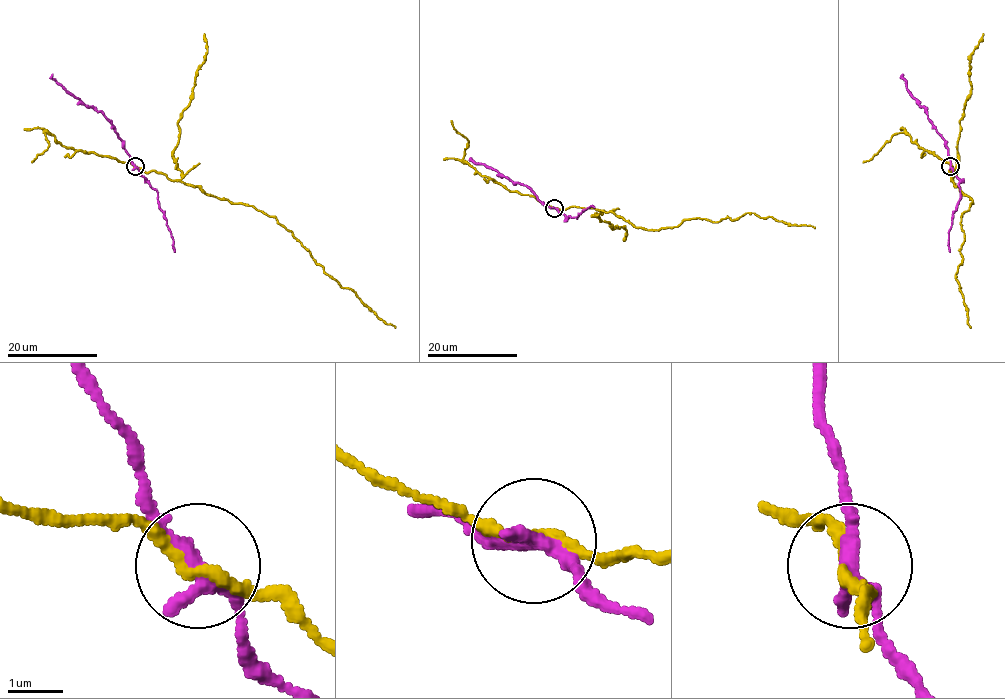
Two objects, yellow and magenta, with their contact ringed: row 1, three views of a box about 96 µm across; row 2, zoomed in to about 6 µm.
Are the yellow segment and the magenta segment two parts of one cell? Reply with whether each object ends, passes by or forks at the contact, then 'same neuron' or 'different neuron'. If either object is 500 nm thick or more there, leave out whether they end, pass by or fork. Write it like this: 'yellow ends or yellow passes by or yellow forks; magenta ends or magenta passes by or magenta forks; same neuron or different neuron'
yellow passes by; magenta passes by; different neuron

